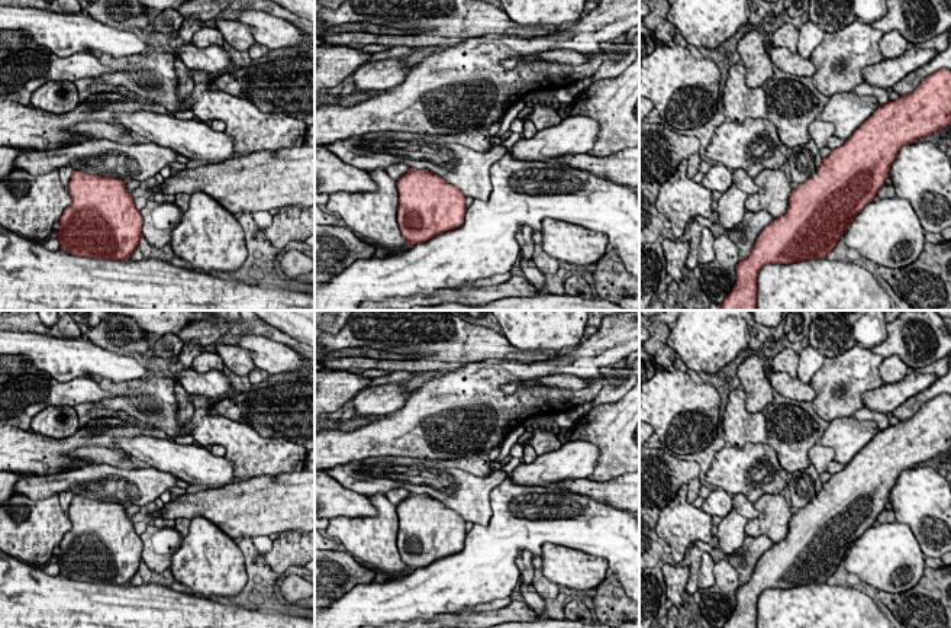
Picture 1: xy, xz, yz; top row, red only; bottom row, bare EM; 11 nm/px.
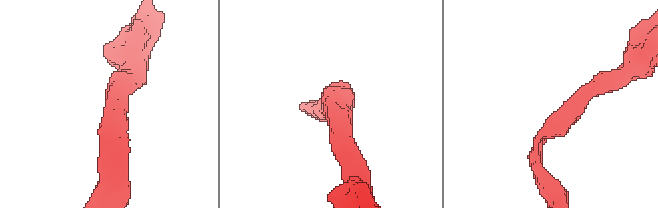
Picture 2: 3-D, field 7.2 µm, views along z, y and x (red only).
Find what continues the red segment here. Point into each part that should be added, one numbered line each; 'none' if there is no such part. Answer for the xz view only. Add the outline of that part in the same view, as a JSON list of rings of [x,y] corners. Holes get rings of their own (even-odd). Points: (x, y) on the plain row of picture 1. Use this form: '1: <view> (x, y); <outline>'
none

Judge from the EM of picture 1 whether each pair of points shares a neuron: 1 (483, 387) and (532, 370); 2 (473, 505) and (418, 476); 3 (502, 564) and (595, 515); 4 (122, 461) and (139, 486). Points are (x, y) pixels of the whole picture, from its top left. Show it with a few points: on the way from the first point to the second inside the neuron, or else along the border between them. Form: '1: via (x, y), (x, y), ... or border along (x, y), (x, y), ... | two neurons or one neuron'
1: via (495, 376), (499, 372), (521, 372) | one neuron
2: via (460, 492), (442, 476), (431, 476) | one neuron
3: via (521, 540), (538, 522), (570, 521) | one neuron
4: border along (94, 464), (139, 469) | two neurons

